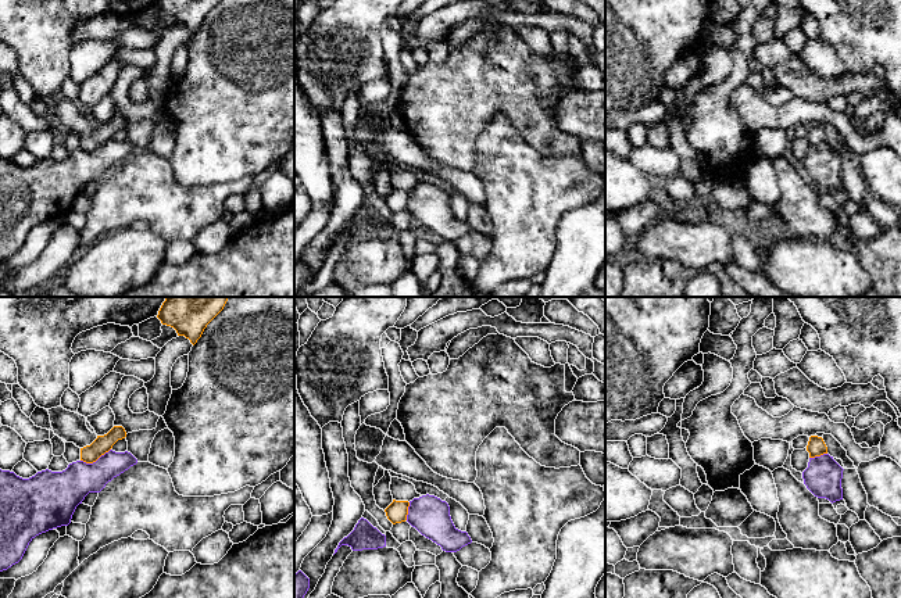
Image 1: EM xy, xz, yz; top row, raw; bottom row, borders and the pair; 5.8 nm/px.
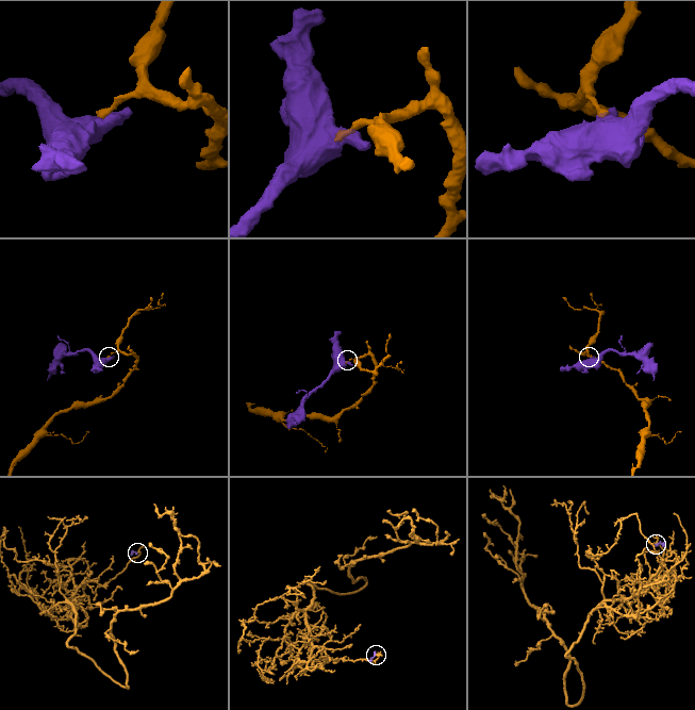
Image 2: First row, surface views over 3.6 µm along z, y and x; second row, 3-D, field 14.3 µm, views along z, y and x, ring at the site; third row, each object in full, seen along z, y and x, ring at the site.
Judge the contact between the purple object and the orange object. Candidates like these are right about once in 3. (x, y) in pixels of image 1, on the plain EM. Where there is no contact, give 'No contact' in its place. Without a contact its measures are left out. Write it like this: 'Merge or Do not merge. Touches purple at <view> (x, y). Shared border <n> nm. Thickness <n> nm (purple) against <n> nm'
Do not merge. Touches purple at xy (96, 150). Shared border 190 nm. Thickness 220 nm (purple) against 110 nm

